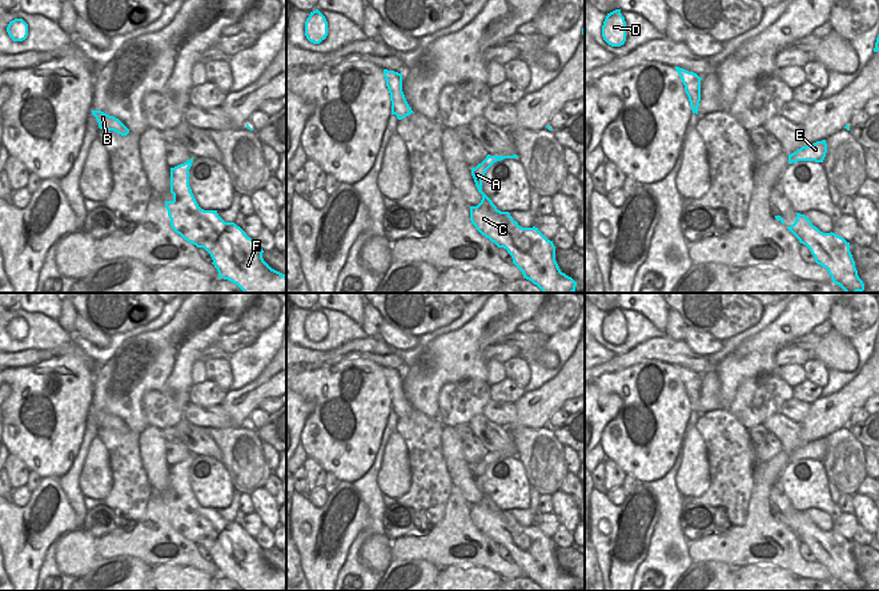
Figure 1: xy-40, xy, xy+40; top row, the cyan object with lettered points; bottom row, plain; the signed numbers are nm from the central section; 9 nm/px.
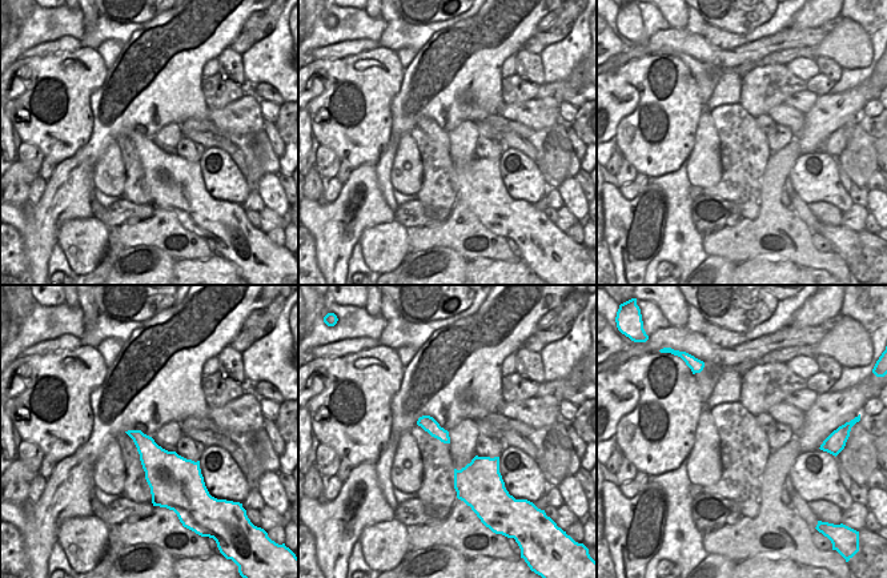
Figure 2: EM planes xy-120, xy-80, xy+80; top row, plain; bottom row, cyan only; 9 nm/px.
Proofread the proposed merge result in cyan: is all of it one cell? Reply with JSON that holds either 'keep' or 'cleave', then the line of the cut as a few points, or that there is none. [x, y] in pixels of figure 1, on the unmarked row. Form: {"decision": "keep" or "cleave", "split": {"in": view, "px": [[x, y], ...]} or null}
{"decision": "keep", "split": null}

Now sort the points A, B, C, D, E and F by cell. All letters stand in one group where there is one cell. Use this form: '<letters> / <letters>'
A B C D E F

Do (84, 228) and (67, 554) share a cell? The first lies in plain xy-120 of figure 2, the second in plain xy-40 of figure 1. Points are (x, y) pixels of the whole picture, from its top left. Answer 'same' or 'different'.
same

